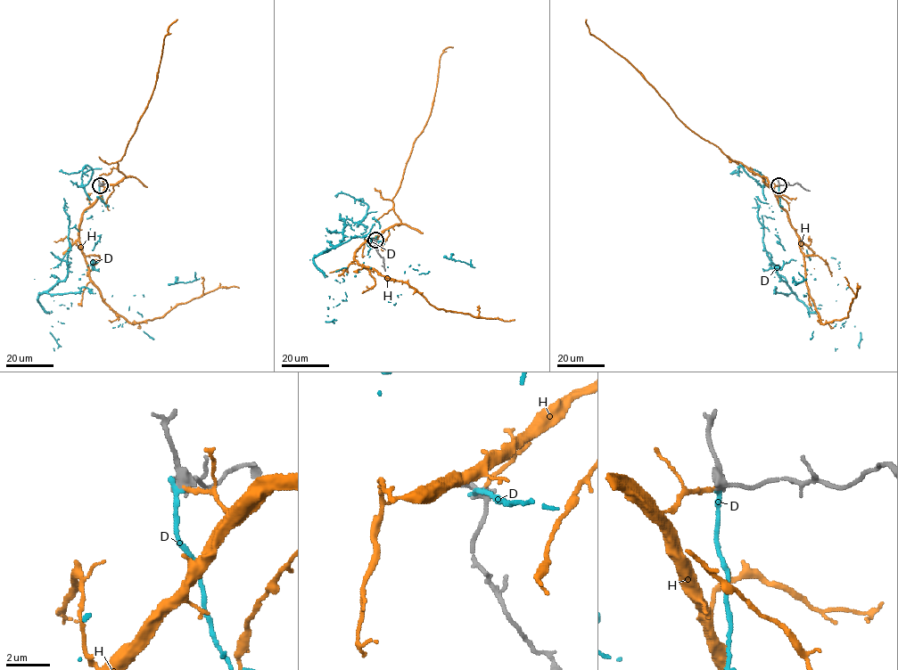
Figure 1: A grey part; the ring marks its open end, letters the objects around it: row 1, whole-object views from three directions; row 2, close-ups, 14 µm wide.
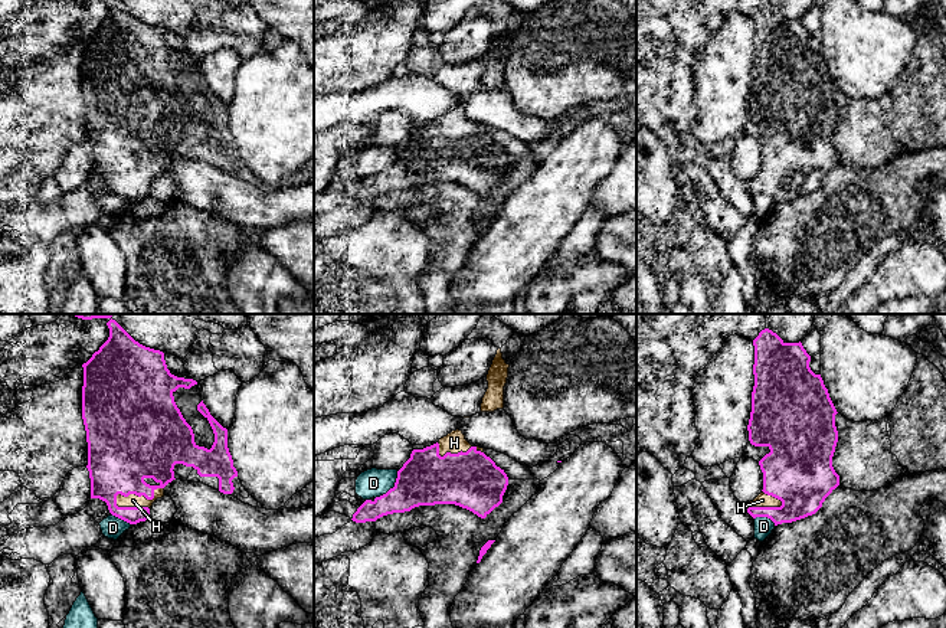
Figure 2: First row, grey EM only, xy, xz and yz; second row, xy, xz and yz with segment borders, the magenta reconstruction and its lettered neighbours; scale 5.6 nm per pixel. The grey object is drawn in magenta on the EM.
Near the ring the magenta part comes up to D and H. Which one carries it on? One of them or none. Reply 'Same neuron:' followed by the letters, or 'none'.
Same neuron: H

